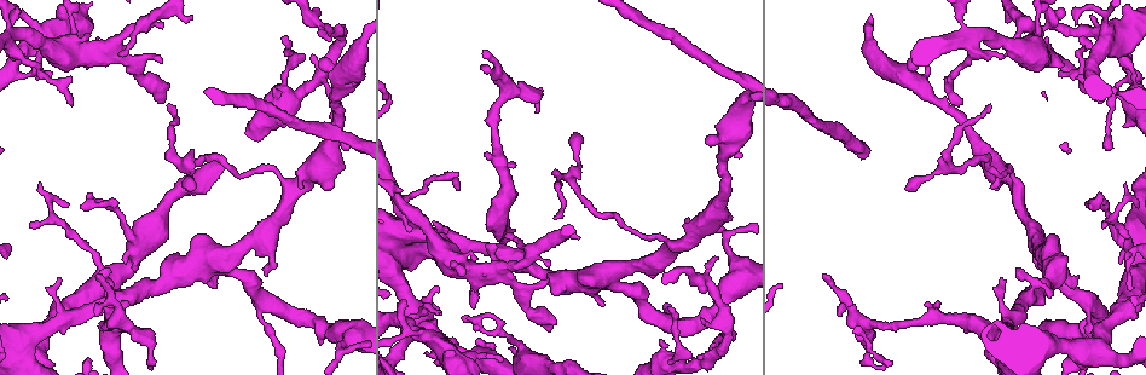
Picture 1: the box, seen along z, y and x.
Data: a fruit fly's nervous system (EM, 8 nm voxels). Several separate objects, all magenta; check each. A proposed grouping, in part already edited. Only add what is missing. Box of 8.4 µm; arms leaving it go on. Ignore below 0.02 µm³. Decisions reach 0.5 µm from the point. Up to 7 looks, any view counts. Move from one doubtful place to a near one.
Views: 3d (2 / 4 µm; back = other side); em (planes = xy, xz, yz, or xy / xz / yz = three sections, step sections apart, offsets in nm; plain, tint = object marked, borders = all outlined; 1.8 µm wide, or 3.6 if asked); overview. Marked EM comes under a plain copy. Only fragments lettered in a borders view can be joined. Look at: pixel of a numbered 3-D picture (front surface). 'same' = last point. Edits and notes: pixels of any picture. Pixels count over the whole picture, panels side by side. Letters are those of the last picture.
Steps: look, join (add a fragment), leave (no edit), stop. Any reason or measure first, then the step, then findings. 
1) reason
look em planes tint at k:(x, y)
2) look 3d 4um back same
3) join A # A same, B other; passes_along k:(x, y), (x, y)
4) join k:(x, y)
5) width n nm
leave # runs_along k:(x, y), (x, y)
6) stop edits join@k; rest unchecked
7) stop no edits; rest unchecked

branch stops here
look 3d 4um at 1:(1113, 88)

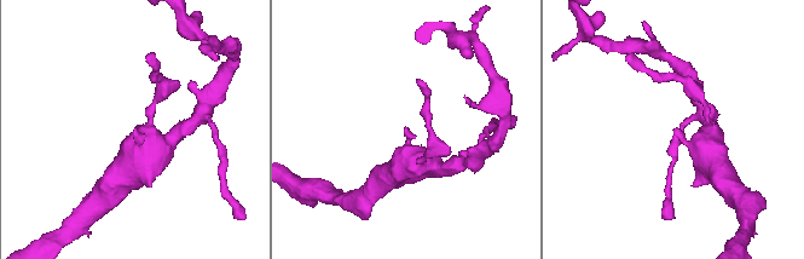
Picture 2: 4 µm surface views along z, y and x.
look em xy step 8 borders at 2:(134, 130)

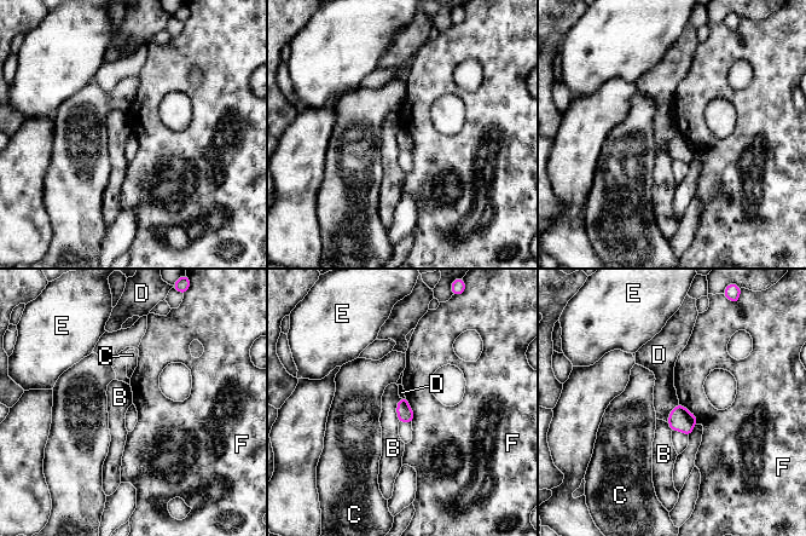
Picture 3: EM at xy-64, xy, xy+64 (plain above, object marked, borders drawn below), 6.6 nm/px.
leave # B other, C other, D other, E other, F other; border 3:(678, 403), (671, 411), (667, 421); no lettered fragment goes on from it

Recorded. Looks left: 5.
branch stops here
look 3d 2um at 1:(320, 59)

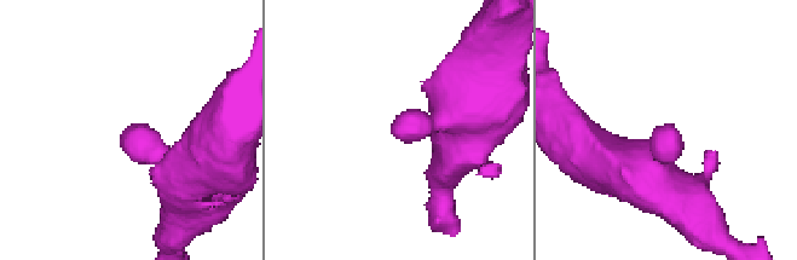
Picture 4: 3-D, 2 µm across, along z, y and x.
look em planes borders at 4:(677, 134)

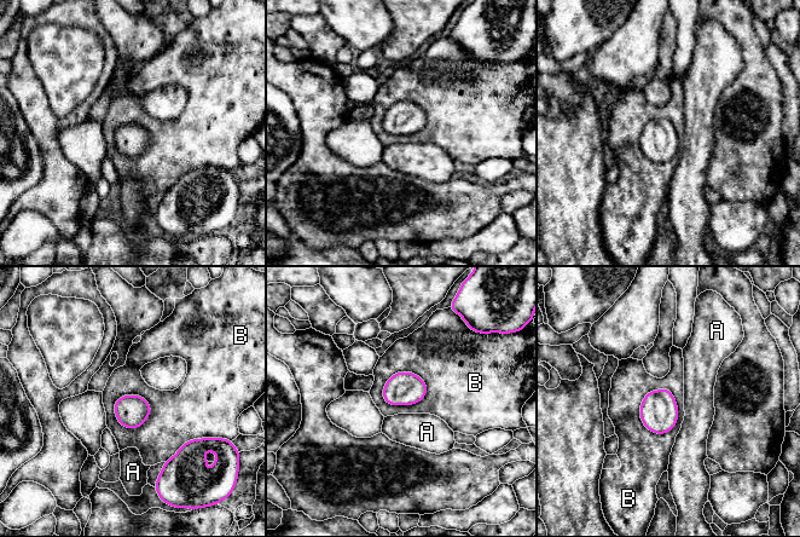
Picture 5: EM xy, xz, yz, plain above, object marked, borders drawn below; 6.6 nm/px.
width 220 nm; longest_contact B 320 nm
leave # A other, B other; no lettered fragment goes on from it

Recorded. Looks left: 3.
an open end
look em planes tint at 1:(484, 51)

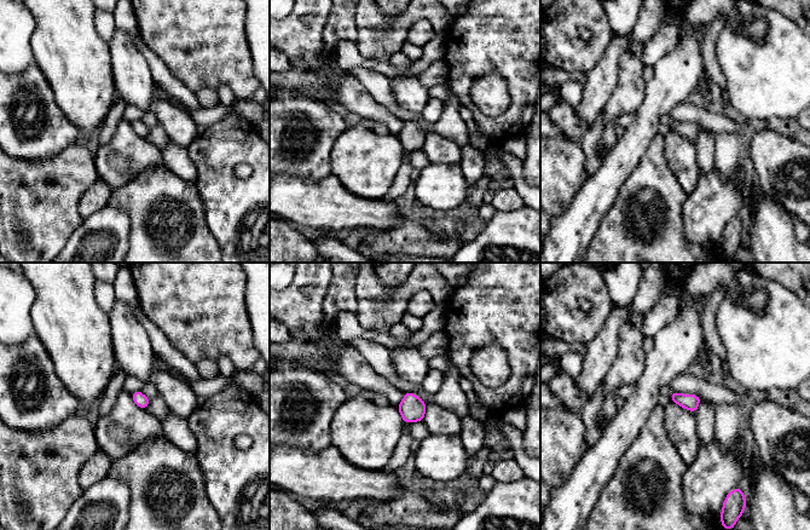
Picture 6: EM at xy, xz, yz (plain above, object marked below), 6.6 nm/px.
see the neighbours
look em planes borders same

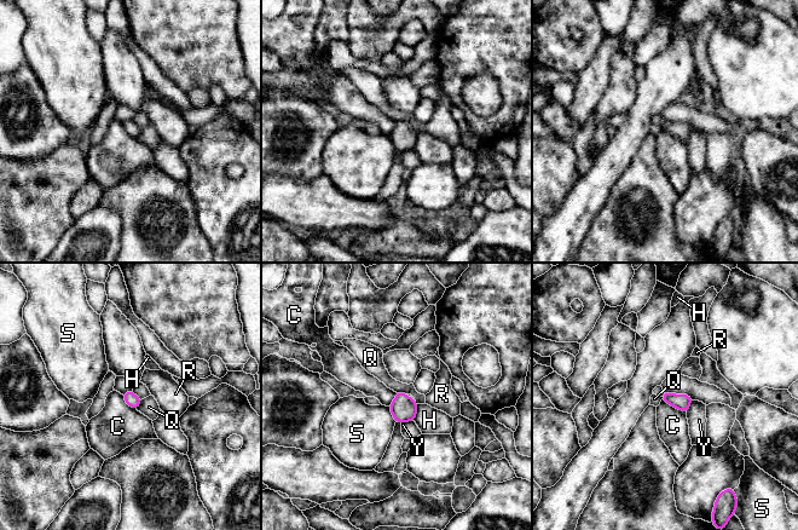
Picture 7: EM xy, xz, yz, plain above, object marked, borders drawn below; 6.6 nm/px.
leave # C other, H other, Q other, R other, S other, Y other; border 7:(663, 398), (686, 413); no lettered fragment goes on from it

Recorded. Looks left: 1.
stop no edits; rest unchecked

